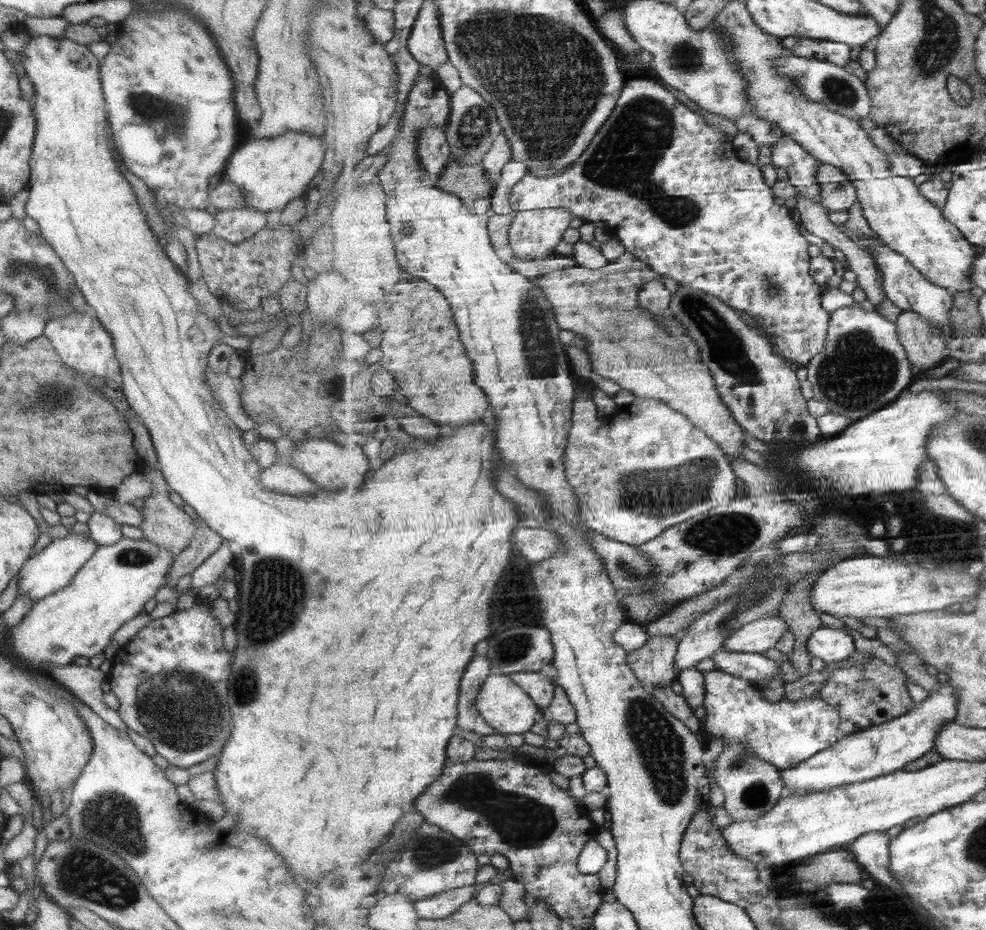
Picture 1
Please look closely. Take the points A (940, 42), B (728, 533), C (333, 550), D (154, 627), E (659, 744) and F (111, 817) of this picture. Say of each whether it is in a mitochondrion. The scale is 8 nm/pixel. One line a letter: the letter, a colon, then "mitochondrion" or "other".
A: mitochondrion
B: mitochondrion
C: other
D: other
E: mitochondrion
F: mitochondrion

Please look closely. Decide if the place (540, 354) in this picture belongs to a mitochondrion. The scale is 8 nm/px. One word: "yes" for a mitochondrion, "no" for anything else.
yes

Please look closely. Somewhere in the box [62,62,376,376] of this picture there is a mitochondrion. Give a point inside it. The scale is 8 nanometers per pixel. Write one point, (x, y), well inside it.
(150, 108)

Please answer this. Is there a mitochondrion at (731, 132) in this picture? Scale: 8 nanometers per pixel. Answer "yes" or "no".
no

